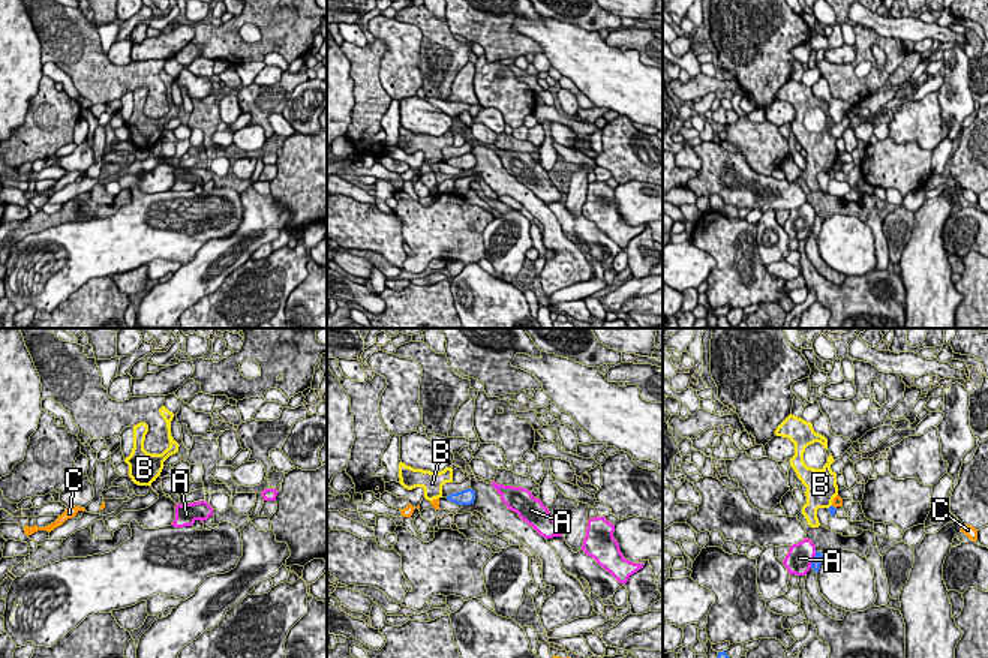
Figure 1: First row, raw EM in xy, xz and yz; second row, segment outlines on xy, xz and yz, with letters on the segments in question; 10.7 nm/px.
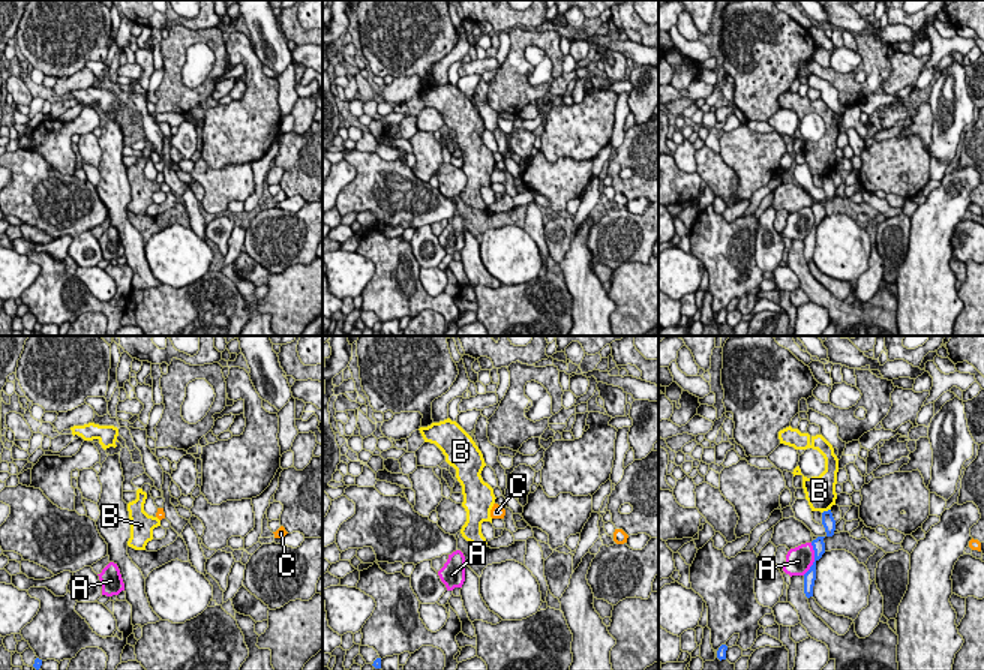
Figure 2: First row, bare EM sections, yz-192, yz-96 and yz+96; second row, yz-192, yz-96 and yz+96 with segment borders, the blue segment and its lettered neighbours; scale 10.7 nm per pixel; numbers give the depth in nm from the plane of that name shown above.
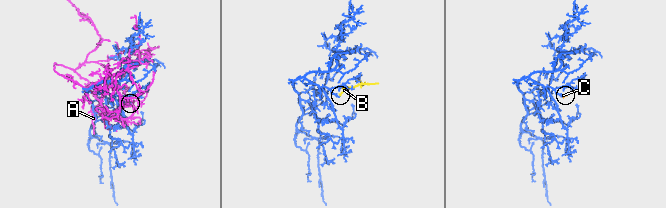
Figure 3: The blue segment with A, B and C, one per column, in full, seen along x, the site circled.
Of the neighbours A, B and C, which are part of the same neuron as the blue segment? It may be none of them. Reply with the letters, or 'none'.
none

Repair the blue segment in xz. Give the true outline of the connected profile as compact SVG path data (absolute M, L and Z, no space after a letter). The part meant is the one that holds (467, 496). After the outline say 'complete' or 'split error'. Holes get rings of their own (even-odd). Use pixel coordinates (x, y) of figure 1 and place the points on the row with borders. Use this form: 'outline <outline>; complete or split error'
outline M466 489L466 490L448 495L447 499L454 504L471 505L475 501L475 492L472 489Z; complete

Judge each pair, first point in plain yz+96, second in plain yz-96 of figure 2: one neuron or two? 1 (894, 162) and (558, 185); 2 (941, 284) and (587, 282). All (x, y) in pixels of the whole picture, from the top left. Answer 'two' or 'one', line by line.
1: one
2: one

